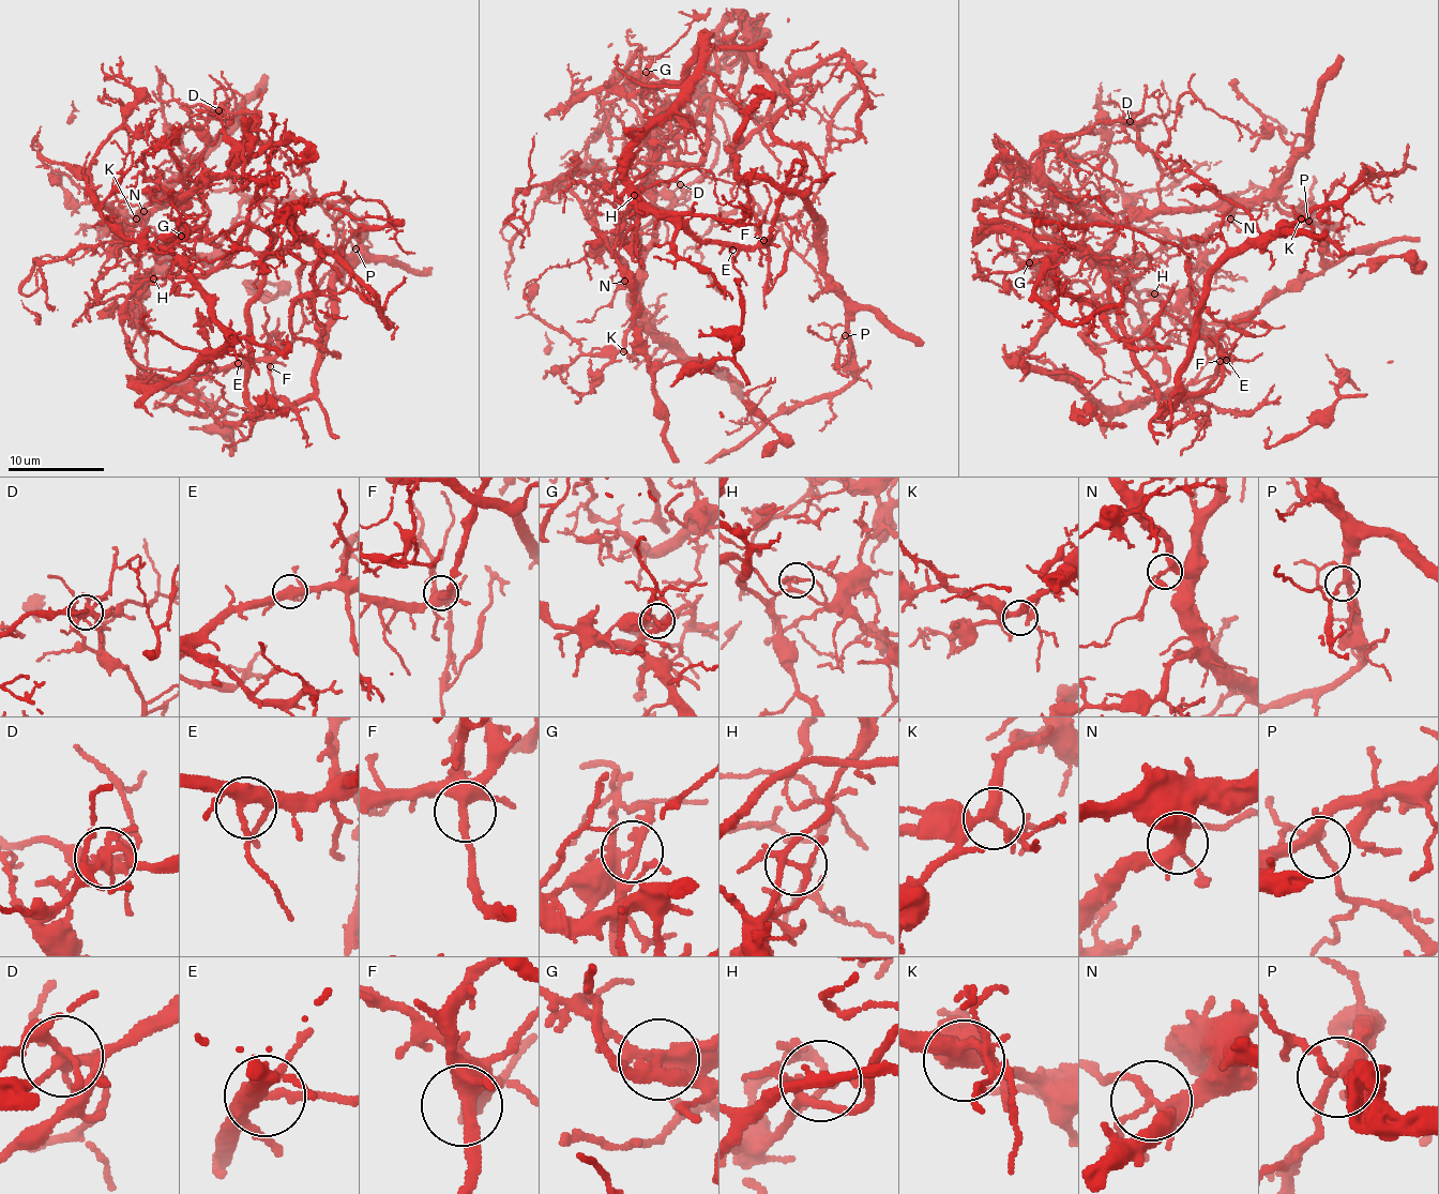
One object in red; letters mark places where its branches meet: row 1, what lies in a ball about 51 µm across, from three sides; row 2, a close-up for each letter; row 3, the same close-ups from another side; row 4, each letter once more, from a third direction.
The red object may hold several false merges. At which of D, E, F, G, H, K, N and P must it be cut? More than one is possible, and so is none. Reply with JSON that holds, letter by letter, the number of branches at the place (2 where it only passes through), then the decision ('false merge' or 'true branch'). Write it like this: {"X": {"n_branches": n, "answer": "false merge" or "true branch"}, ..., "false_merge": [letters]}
{"D": {"n_branches": 8, "answer": "false merge"}, "E": {"n_branches": 4, "answer": "true branch"}, "F": {"n_branches": 4, "answer": "true branch"}, "G": {"n_branches": 5, "answer": "false merge"}, "H": {"n_branches": 4, "answer": "false merge"}, "K": {"n_branches": 6, "answer": "true branch"}, "N": {"n_branches": 5, "answer": "true branch"}, "P": {"n_branches": 4, "answer": "true branch"}, "false_merge": ["D", "G", "H"]}

